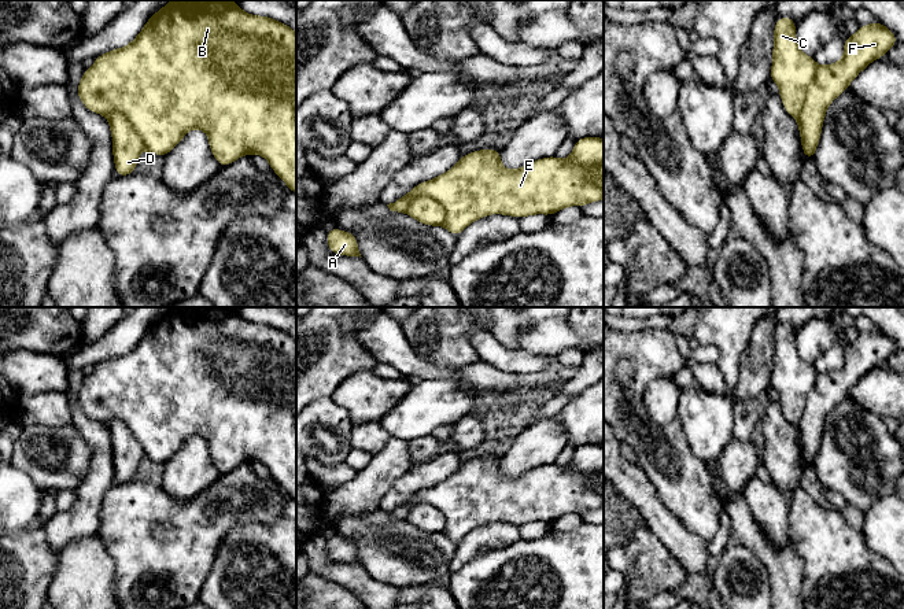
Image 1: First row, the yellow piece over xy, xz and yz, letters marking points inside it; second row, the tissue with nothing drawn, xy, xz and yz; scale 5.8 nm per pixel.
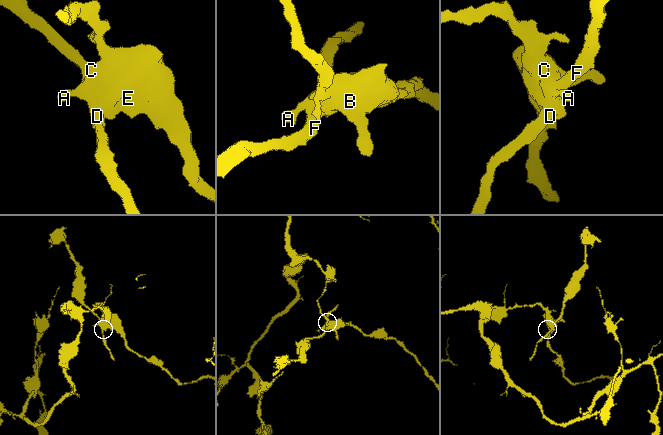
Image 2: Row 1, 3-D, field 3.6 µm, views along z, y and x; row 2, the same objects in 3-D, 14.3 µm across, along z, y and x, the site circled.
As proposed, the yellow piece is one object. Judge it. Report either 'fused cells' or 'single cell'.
fused cells

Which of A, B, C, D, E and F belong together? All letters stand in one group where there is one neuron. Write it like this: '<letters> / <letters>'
A B C E / D F

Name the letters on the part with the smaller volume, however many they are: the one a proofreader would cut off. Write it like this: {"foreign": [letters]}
{"foreign": ["D", "F"]}

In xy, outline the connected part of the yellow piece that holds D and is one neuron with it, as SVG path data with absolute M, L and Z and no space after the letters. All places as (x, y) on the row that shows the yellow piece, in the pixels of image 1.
M112 111L106 118L111 129L115 173L126 177L134 171L144 143L122 112Z

